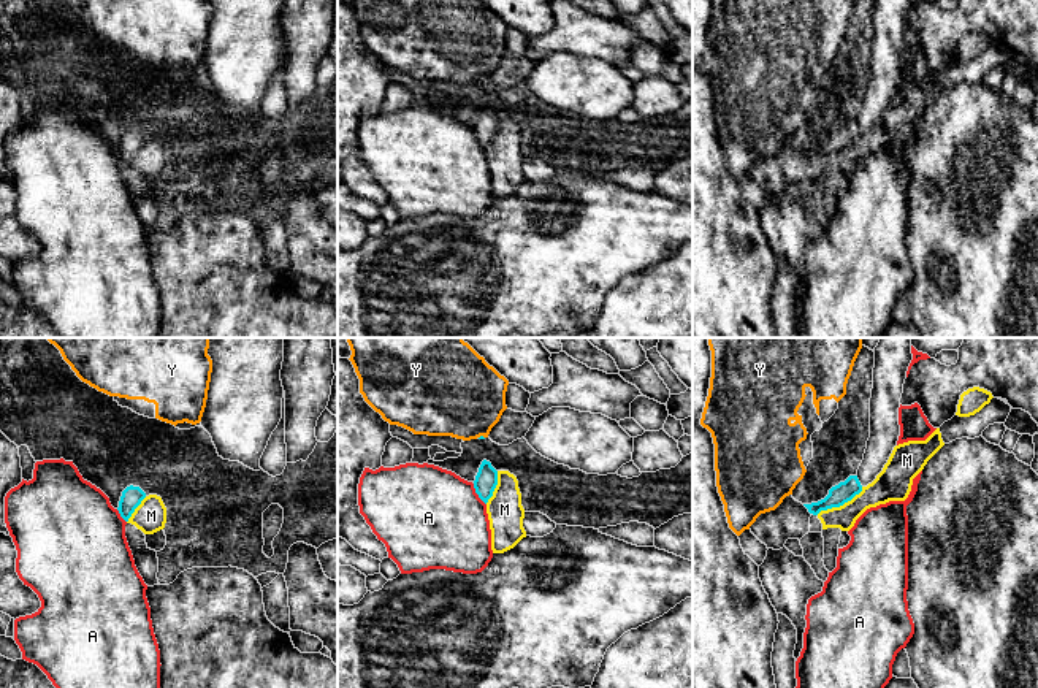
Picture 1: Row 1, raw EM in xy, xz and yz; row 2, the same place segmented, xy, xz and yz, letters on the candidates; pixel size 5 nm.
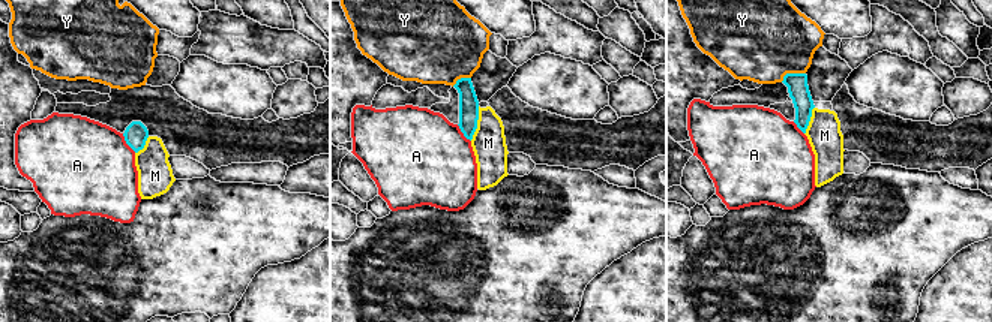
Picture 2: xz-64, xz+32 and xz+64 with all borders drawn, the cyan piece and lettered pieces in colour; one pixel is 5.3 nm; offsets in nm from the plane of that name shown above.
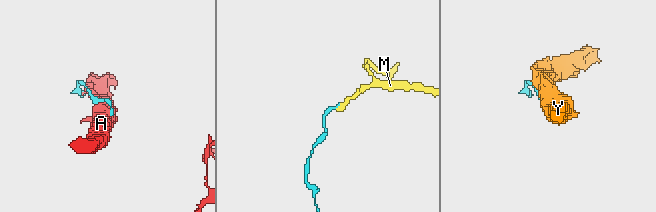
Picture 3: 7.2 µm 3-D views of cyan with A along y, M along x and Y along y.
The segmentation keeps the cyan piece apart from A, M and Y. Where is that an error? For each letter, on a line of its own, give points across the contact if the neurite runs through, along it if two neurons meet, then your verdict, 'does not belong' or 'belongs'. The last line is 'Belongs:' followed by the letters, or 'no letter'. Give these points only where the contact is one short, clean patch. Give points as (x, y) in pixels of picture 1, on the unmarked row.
A: does not belong
M: along yz (862, 132), (842, 149), (821, 154), (816, 159) | does not belong
Y: does not belong
Belongs: no letter

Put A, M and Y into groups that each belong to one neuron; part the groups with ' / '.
A / M / Y

